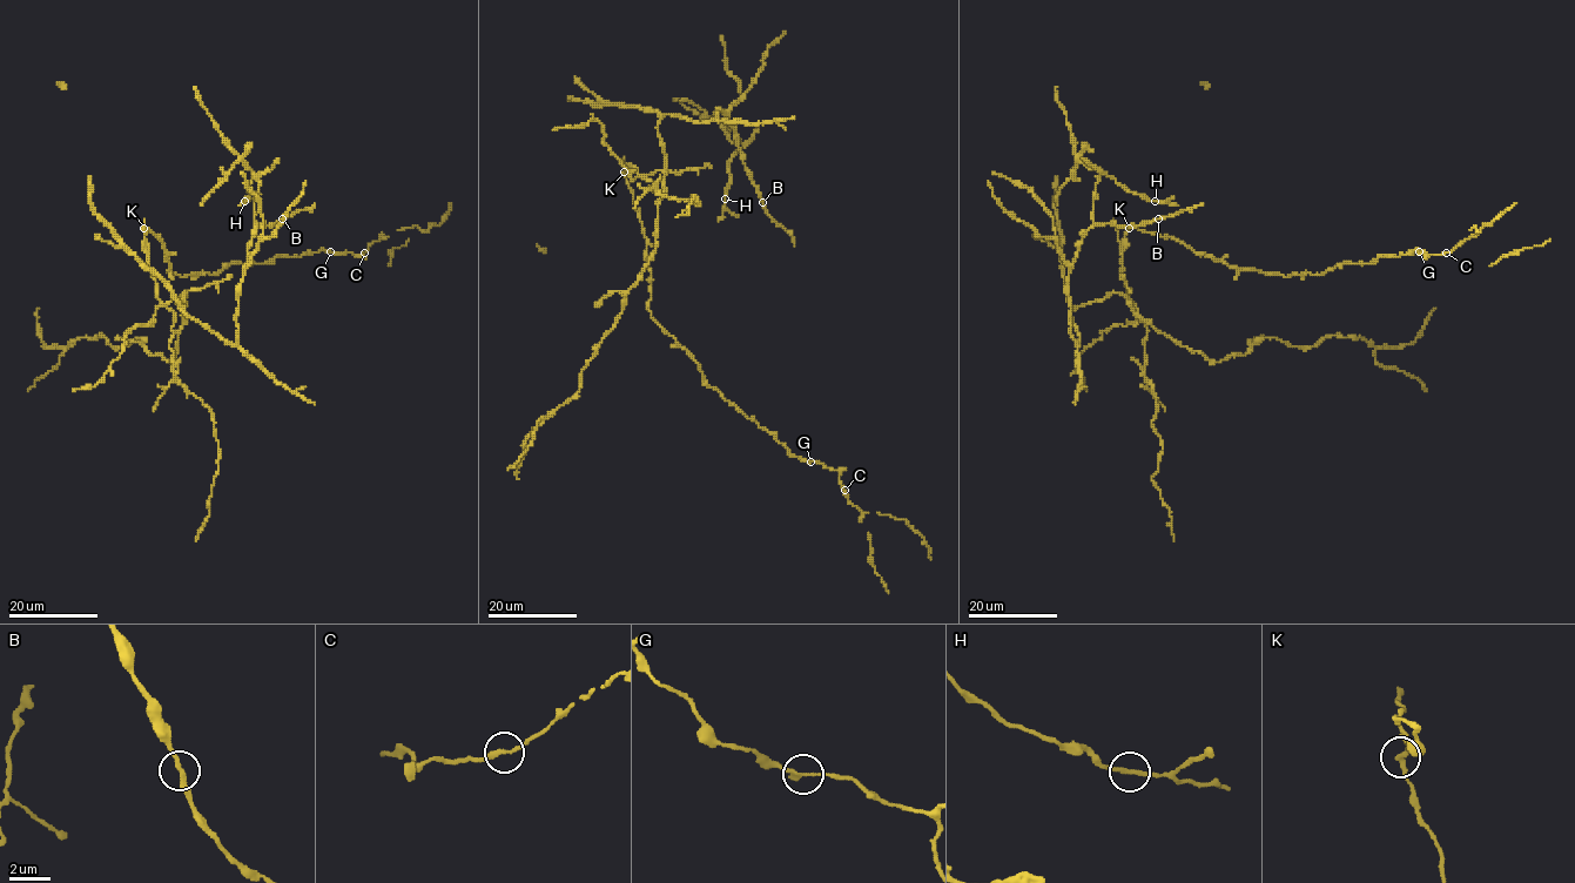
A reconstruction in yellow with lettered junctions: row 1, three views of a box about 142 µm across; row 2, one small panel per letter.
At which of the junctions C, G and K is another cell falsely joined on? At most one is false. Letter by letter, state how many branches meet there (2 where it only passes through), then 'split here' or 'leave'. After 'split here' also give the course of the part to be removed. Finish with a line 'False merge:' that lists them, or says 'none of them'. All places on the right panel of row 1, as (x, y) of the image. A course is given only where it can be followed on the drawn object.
C: branches 2; leave
G: branches 2; leave
K: branches 2; split here; course (1129, 227), (1133, 303), (1110, 292), (1076, 307), (1077, 343), (1069, 265), (1101, 174), (1075, 153), (1057, 86)
False merge: K

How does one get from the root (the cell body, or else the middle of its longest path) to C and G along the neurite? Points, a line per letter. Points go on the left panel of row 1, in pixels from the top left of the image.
C: (150, 231), (163, 244), (167, 271), (182, 276), (217, 274), (231, 263), (267, 263), (277, 255), (364, 253)
G: (150, 231), (163, 244), (167, 271), (182, 276), (217, 274), (231, 263), (267, 263), (277, 255), (330, 251)

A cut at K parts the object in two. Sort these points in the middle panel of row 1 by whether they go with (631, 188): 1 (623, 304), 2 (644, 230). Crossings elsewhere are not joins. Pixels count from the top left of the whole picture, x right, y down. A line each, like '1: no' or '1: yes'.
1: no
2: yes

